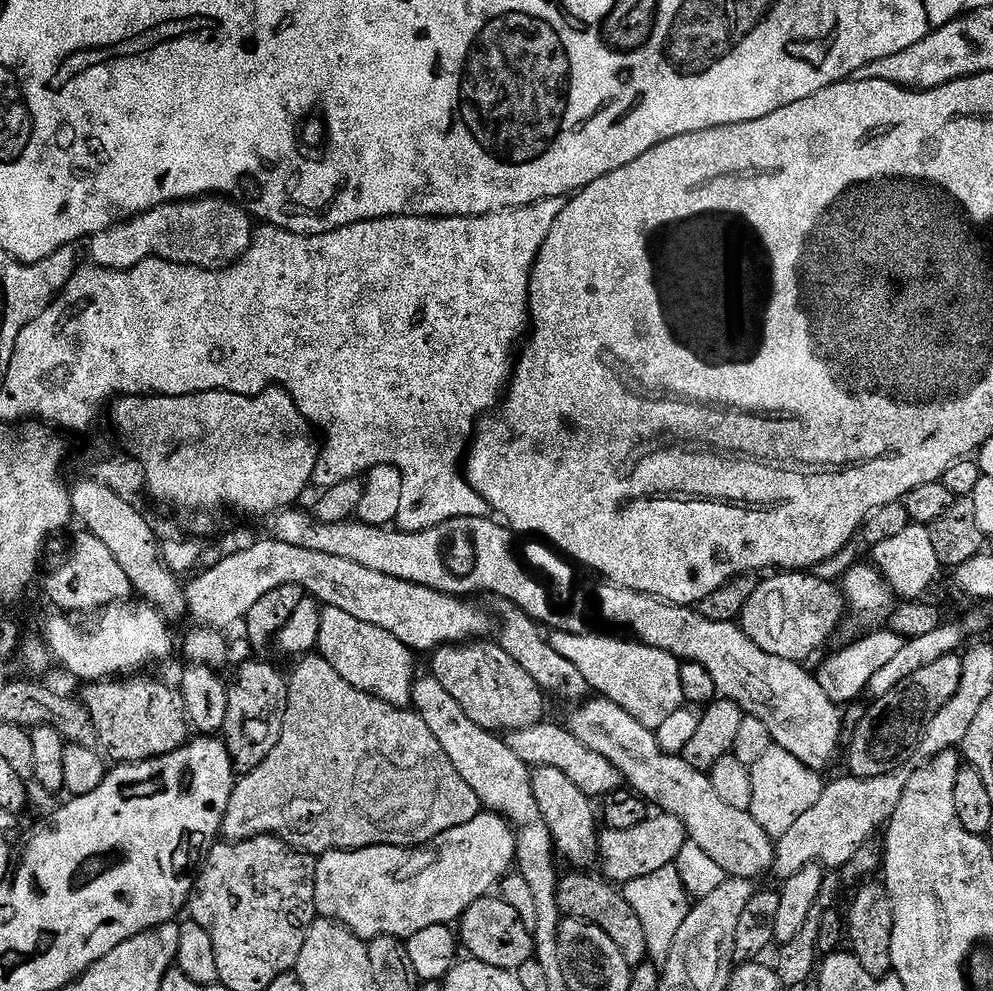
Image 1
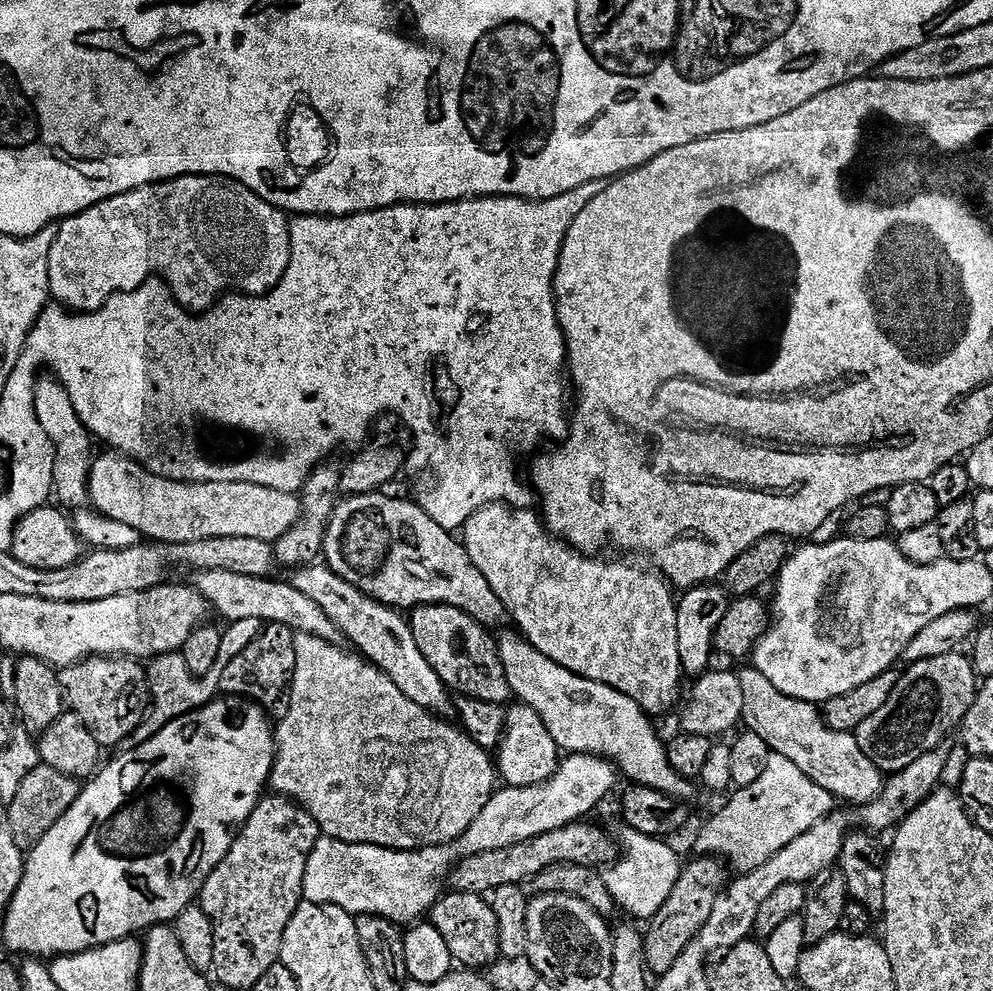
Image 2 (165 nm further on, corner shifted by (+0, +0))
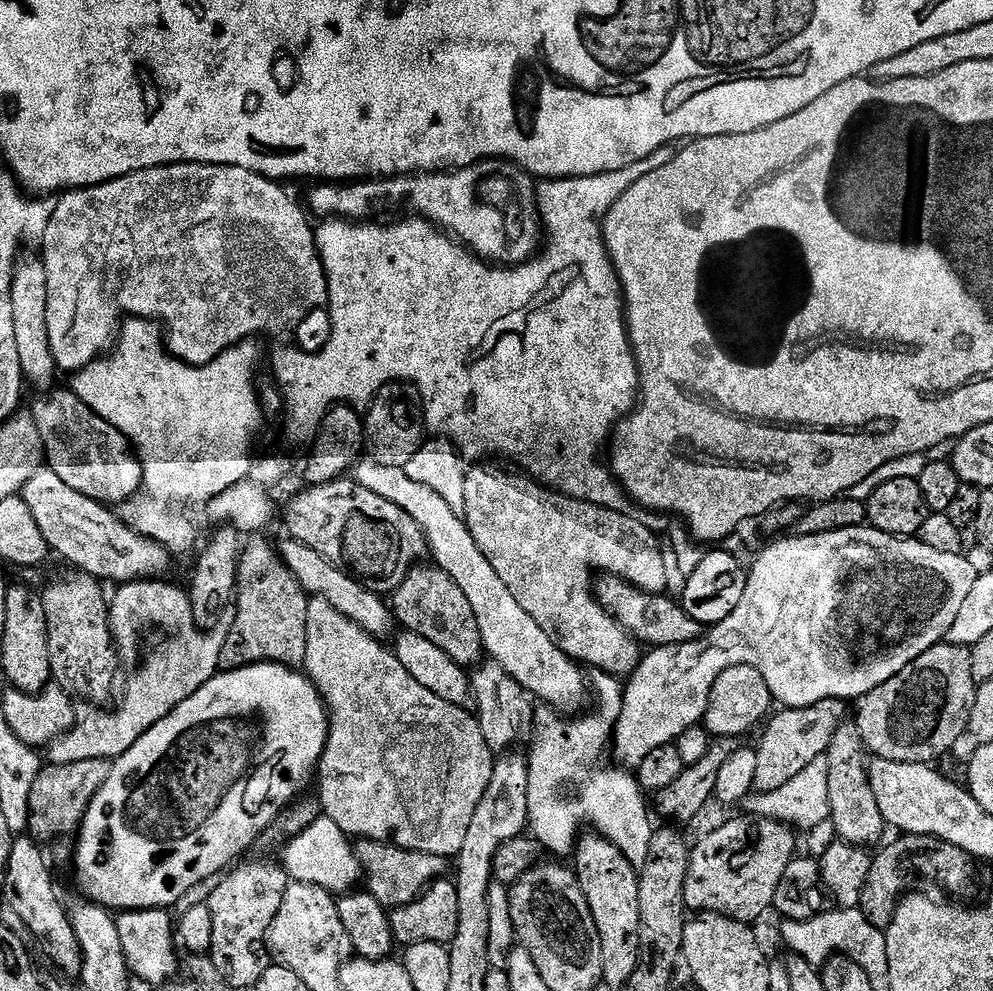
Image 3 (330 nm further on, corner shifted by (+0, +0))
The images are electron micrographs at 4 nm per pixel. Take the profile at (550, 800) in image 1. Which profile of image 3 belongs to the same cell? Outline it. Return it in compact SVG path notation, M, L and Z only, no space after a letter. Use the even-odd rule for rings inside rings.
M491 658L485 659L471 677L474 715L480 722L486 746L490 746L493 753L500 754L516 746L519 740L527 741L534 732L534 700L530 693Z

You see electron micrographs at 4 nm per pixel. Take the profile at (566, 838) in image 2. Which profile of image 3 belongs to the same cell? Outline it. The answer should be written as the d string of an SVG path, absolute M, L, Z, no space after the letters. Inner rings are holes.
M357 839L354 847L356 850L356 857L360 859L360 870L363 883L366 885L366 891L374 898L378 898L378 902L382 902L385 908L389 910L401 908L417 900L437 878L447 877L450 872L449 861L443 856L426 854L418 850L406 850L405 848L398 847L396 844L384 844L381 840Z

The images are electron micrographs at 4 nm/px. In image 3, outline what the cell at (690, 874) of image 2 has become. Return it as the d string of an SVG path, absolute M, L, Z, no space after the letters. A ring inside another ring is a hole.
M740 814L737 820L728 820L721 828L706 833L690 848L684 883L685 909L696 914L721 912L731 920L740 920L746 925L751 925L752 920L758 919L767 908L771 909L774 905L774 894L778 890L778 882L782 882L782 874L786 874L786 866L790 866L790 862L798 852L795 835L797 836L797 833L780 820L751 814Z

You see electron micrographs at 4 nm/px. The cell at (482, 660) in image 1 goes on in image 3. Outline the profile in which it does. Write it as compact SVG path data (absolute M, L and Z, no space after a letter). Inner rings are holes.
M435 566L424 567L411 568L395 592L391 593L390 607L395 623L401 629L434 642L438 650L446 650L446 654L450 654L450 658L454 658L454 662L461 664L465 670L479 665L486 653L482 634L478 630L478 618L474 618L474 609L470 606L470 598L462 594L458 582L454 582L450 574Z

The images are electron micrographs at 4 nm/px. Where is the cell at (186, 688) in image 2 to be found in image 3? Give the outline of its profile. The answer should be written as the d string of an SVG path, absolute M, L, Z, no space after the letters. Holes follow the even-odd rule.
M135 580L121 583L109 601L108 622L119 655L134 660L138 656L139 633L144 629L164 628L173 635L162 641L148 656L128 684L126 696L118 710L103 712L103 707L90 702L79 703L75 722L66 735L53 740L47 749L47 761L66 765L87 759L114 760L130 750L151 726L190 698L220 670L222 648L230 627L234 626L237 608L234 604L222 610L218 619L207 629L197 626L193 606L187 591L166 583L166 580Z

